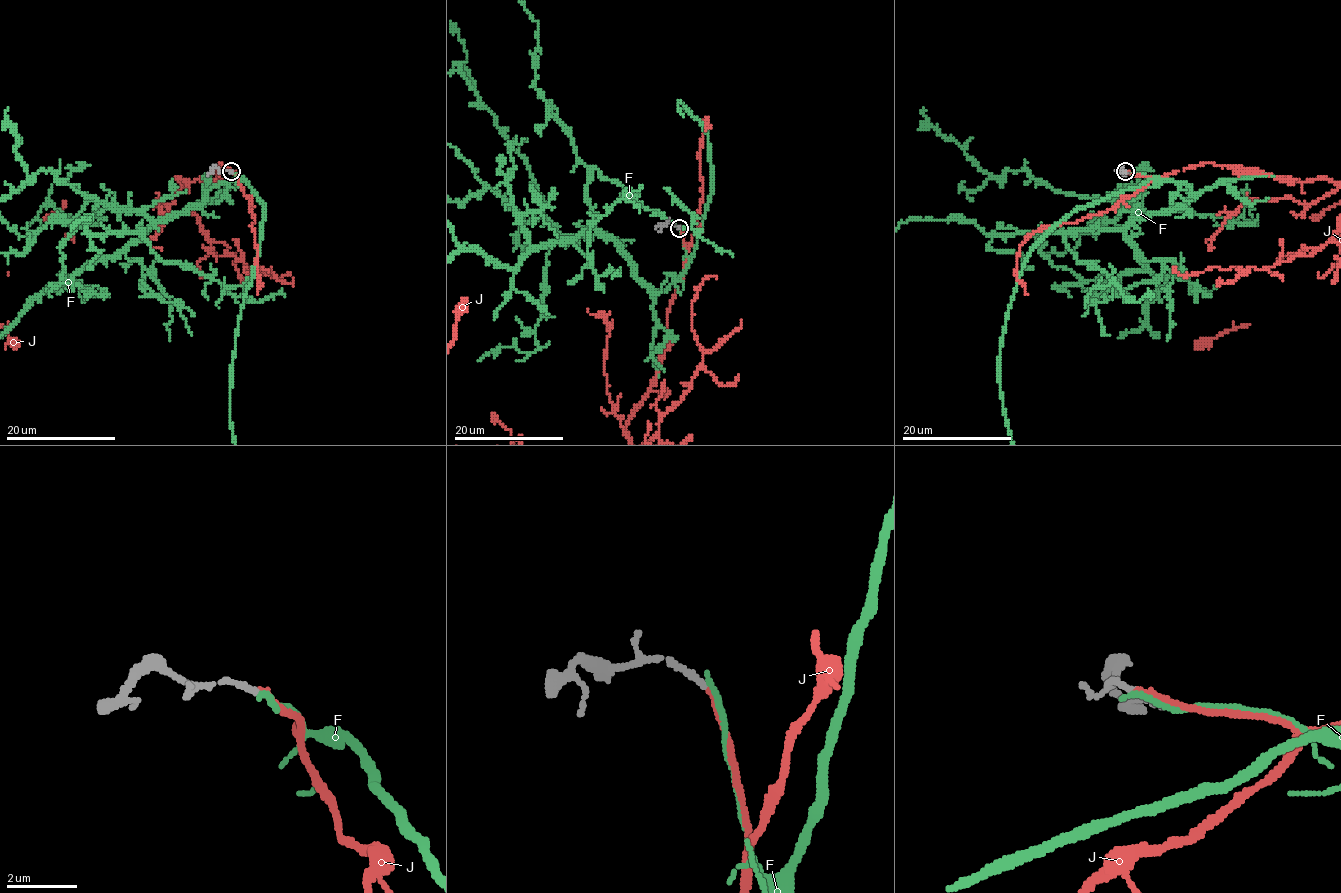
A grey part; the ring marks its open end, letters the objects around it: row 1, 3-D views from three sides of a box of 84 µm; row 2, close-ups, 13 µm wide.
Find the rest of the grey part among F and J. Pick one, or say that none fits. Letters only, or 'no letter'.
J

